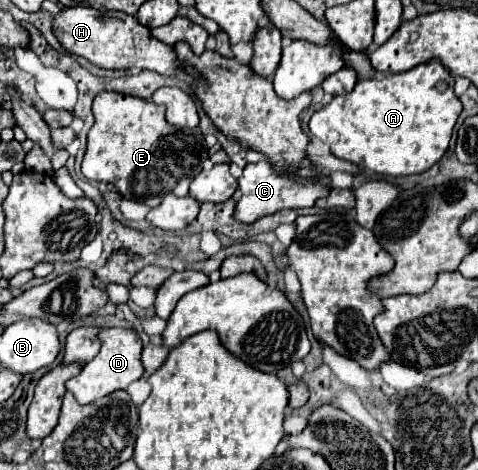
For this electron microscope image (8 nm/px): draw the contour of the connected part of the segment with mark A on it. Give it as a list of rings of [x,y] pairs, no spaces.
[[[430,61],[404,73],[382,75],[376,79],[358,81],[348,95],[334,97],[326,107],[316,111],[310,119],[310,133],[330,145],[332,155],[350,161],[358,167],[366,167],[384,175],[414,175],[430,169],[446,153],[452,129],[462,111],[460,99],[454,95],[454,77],[440,65]]]

